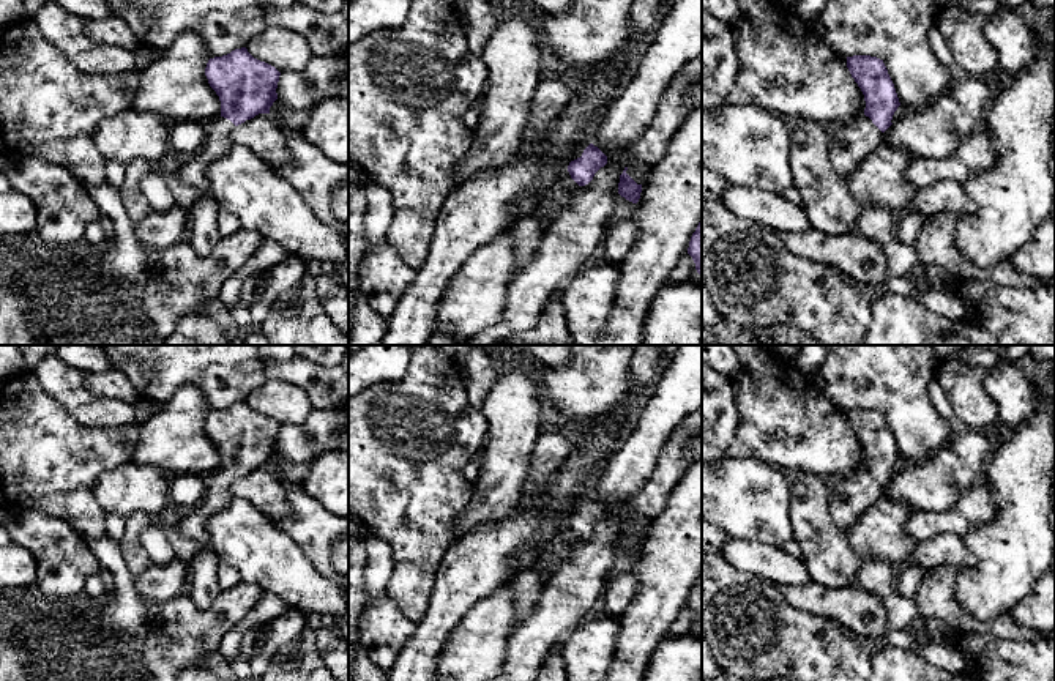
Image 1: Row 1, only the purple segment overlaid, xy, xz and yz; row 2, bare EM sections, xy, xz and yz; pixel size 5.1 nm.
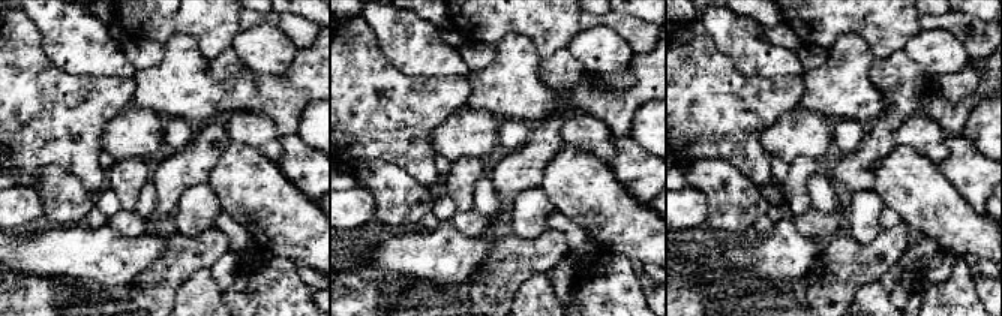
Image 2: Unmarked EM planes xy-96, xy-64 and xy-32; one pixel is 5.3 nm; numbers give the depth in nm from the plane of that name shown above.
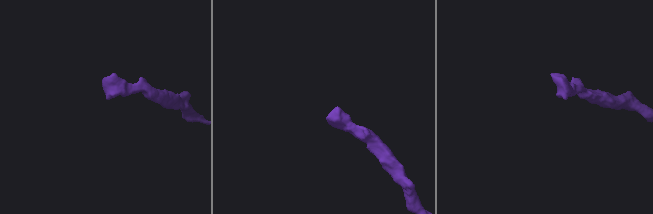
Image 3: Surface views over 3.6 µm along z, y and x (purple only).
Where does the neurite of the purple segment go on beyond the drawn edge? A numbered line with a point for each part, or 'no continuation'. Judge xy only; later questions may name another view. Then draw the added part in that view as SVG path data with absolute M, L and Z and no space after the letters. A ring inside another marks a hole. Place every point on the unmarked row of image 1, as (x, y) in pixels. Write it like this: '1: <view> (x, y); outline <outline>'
1: xy (191, 522); outline M218 470L208 474L205 481L205 490L199 503L170 520L183 536L200 544L210 544L208 517L229 506L233 500L230 487L235 478L224 470Z

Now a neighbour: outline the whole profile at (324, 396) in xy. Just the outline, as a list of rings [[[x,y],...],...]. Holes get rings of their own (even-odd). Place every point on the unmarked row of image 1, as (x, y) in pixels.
[[[293,356],[284,363],[265,363],[267,378],[300,386],[314,410],[339,410],[349,399],[349,370],[342,366],[325,367],[306,358]]]

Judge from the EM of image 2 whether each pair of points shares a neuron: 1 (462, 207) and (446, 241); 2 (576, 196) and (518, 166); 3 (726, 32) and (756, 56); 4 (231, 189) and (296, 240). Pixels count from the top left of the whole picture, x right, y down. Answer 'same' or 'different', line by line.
1: different
2: different
3: same
4: same

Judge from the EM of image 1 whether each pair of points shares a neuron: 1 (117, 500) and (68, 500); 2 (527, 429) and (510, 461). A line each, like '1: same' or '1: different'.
1: different
2: same

